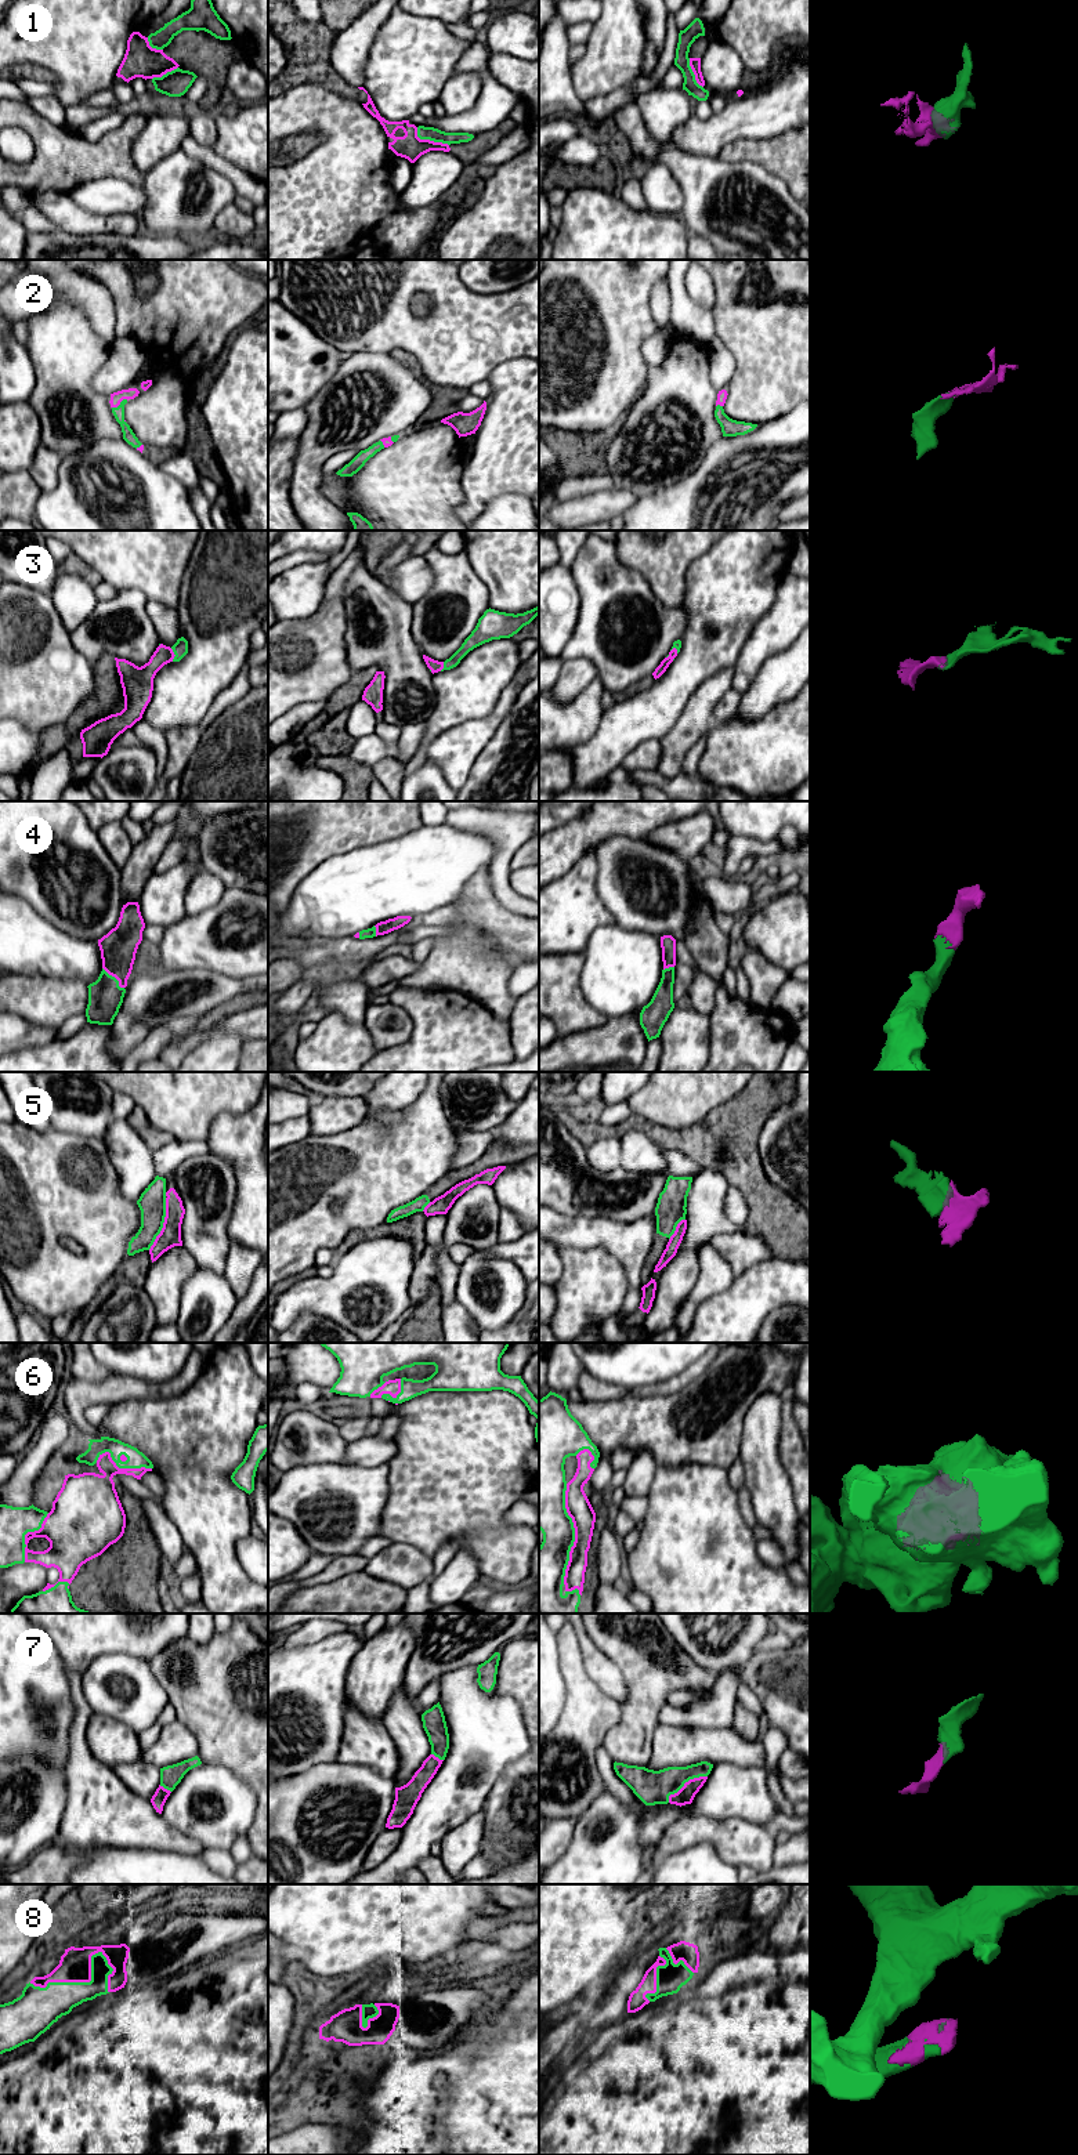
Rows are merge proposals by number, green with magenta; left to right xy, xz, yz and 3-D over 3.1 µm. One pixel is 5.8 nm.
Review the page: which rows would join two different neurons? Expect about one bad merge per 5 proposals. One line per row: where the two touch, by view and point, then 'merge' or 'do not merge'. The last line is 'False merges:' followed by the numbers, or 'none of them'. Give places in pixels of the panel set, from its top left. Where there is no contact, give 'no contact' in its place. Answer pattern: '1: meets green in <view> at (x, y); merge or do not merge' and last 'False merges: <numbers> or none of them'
1: meets green in xz at (429, 138); do not merge
2: meets green in xy at (120, 404); merge
3: meets green in xy at (174, 654); merge
4: meets green in xy at (115, 978); merge
5: meets green in xy at (162, 1224); do not merge
6: meets green in yz at (574, 1534); merge
7: meets green in yz at (684, 1782); merge
8: meets green in xy at (83, 1983); merge
False merges: 1, 5

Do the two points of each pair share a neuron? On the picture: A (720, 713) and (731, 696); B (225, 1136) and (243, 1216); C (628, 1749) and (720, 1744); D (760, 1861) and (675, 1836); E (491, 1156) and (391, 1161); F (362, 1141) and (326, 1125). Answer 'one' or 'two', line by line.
A: one
B: one
C: two
D: one
E: two
F: two

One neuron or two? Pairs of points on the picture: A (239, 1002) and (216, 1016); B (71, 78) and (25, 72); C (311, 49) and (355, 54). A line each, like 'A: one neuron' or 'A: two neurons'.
A: one neuron
B: two neurons
C: two neurons

